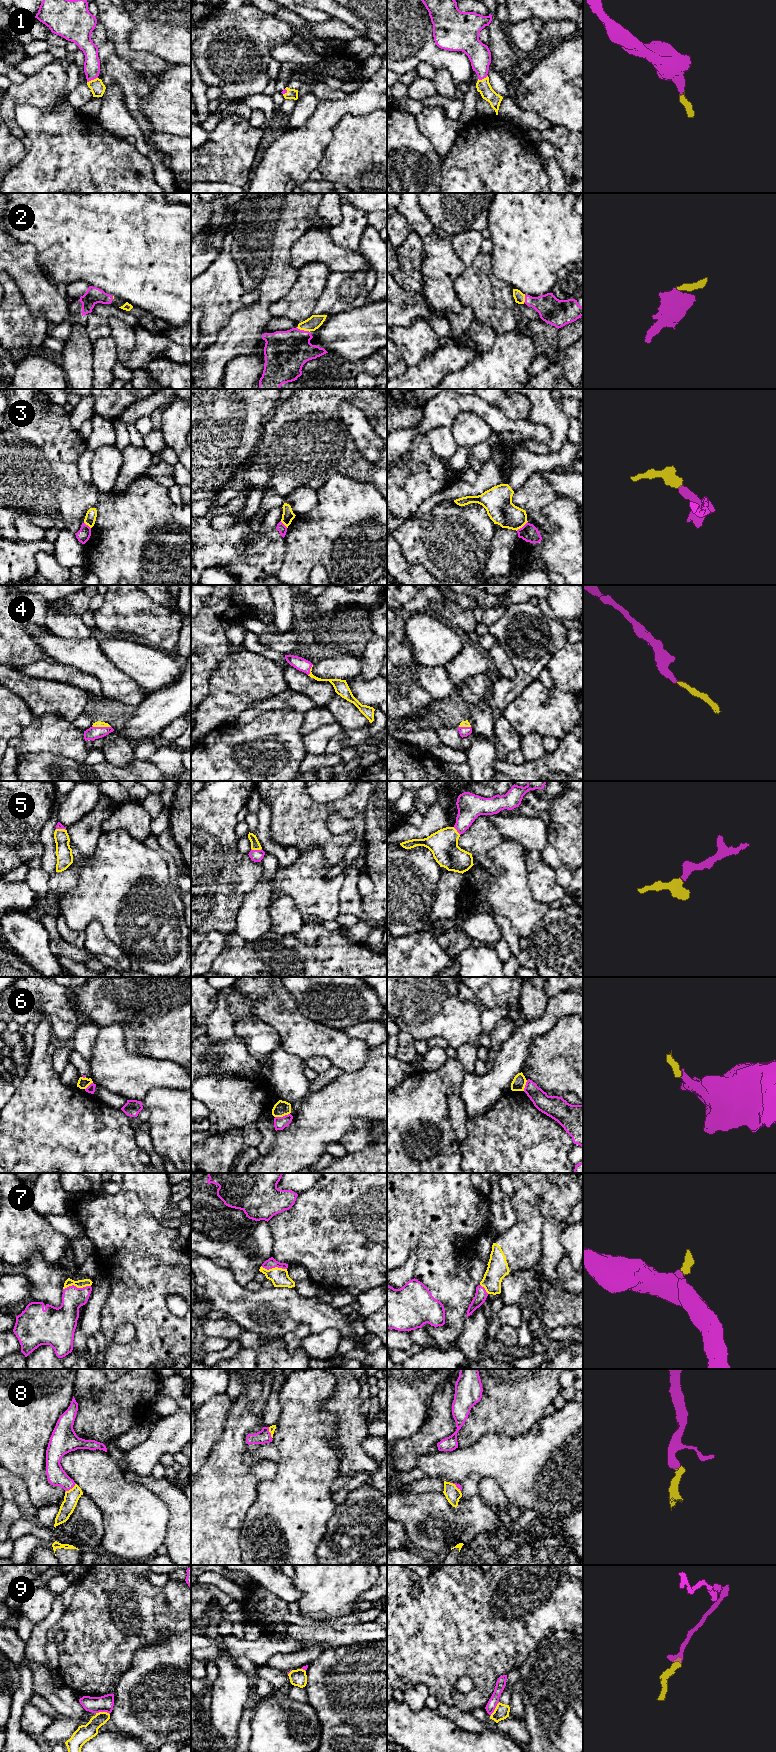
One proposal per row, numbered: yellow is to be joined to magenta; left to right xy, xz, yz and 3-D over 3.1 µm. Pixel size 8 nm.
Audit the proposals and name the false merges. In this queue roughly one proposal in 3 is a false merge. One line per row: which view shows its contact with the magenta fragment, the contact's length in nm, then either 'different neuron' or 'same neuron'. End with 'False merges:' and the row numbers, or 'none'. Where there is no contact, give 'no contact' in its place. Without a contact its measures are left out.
1: xy | 100 nm | same neuron
2: xz | 120 nm | same neuron
3: yz | 120 nm | different neuron
4: xy | 150 nm | same neuron
5: xz | 90 nm | same neuron
6: xz | 120 nm | different neuron
7: xy | 220 nm | same neuron
8: xy | 120 nm | same neuron
9: yz | 140 nm | different neuron
False merges: 3, 6, 9

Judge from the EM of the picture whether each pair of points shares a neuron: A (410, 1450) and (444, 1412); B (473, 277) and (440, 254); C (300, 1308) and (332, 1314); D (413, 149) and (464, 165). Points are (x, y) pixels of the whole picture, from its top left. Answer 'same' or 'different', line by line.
A: same
B: different
C: same
D: different

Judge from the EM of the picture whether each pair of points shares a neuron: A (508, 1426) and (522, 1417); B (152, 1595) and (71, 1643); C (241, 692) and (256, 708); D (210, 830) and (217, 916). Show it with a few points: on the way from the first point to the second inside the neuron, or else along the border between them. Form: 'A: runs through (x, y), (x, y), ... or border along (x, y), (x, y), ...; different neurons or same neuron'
A: runs through (511, 1423), (519, 1417); same neuron
B: runs through (131, 1603), (109, 1603), (92, 1622); same neuron
C: border along (274, 695), (262, 700), (256, 700), (237, 714); different neurons
D: runs through (210, 851), (210, 884), (218, 892), (218, 895); same neuron

